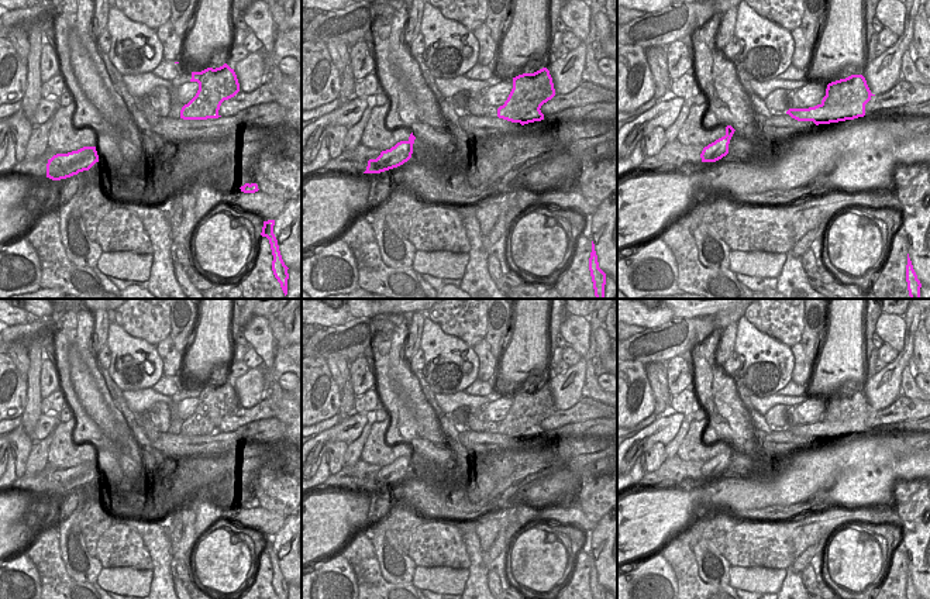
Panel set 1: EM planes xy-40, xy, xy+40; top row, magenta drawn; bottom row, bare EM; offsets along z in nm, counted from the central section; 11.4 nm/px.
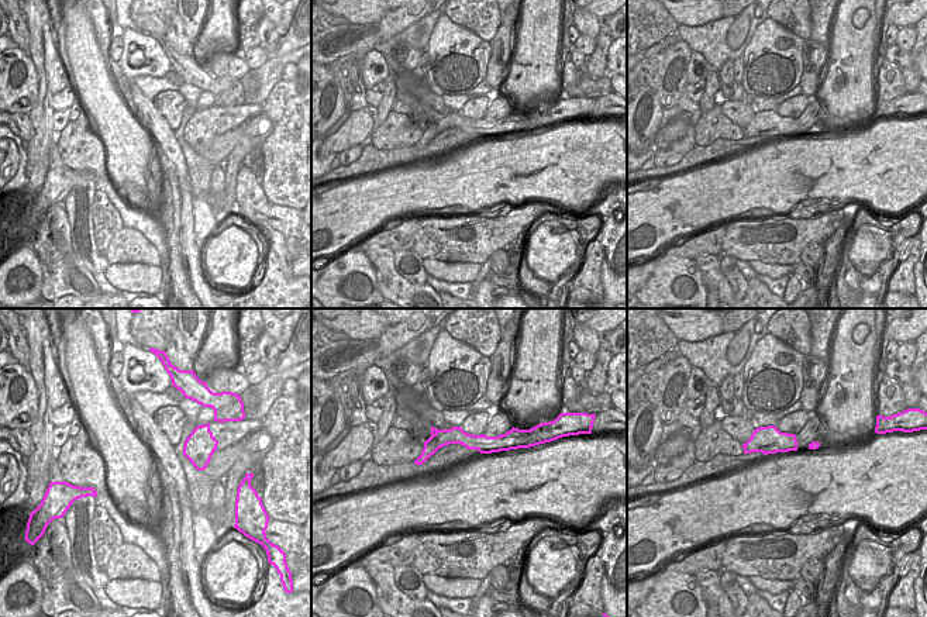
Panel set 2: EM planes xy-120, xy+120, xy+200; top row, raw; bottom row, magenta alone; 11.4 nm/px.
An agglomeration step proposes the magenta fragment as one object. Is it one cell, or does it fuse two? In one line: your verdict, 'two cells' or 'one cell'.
two cells

